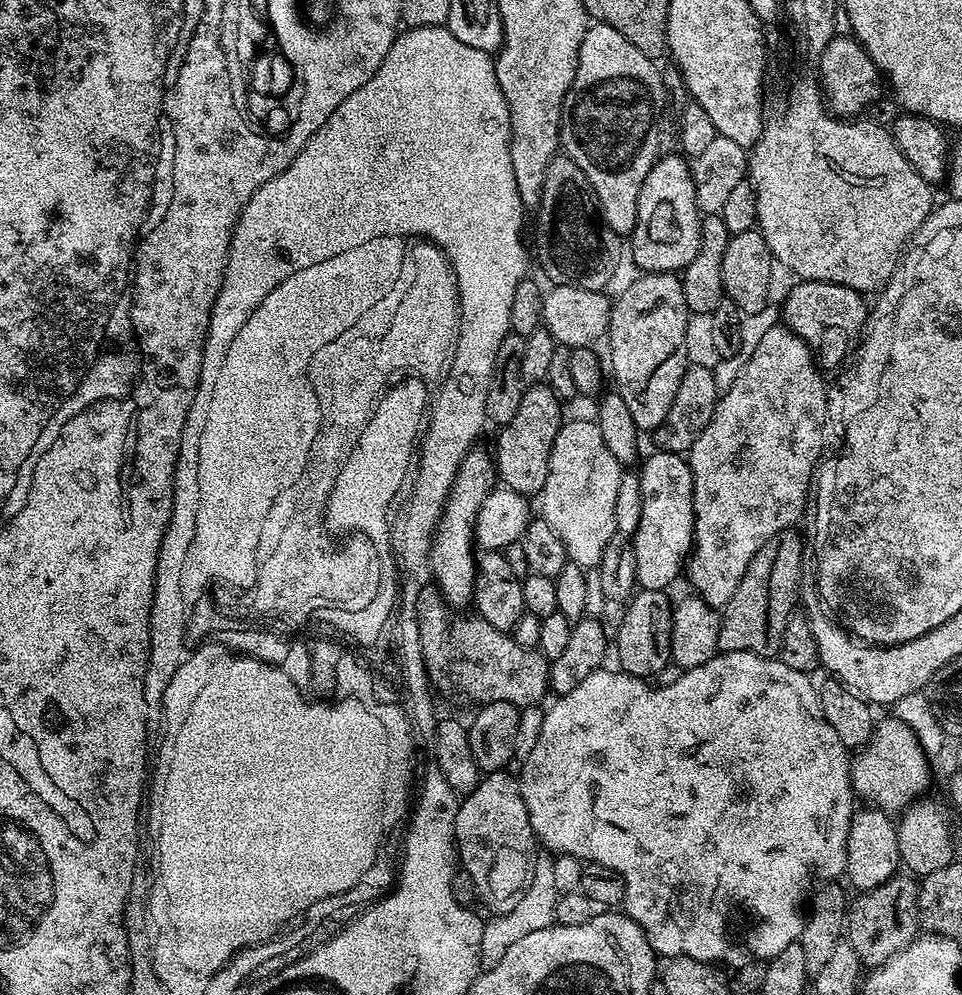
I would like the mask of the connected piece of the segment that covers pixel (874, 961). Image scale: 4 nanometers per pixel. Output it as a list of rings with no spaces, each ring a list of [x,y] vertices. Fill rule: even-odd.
[[[897,874],[882,882],[869,892],[860,892],[849,903],[846,917],[846,942],[854,946],[854,954],[858,954],[861,965],[865,969],[877,968],[894,954],[898,954],[905,946],[911,944],[918,936],[920,911],[918,910],[919,883],[911,875]]]

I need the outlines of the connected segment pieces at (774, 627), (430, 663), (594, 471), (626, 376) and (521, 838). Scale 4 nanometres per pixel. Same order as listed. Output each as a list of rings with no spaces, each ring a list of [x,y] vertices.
[[[779,536],[770,538],[758,554],[750,562],[742,582],[738,582],[738,590],[734,590],[734,598],[724,605],[718,630],[718,649],[720,652],[749,652],[759,656],[775,657],[780,650],[782,631],[778,630],[777,613],[765,611],[764,616],[748,616],[748,608],[756,607],[763,609],[770,601],[770,590],[773,588],[770,582],[770,569],[774,567],[774,557],[782,554],[782,541]]]
[[[432,586],[423,588],[419,589],[420,601],[414,615],[418,622],[428,683],[437,693],[448,692],[452,688],[454,695],[469,696],[476,706],[497,700],[510,702],[521,710],[534,707],[544,695],[549,695],[549,661],[539,651],[518,646],[509,633],[490,626],[490,622],[475,614],[457,615],[460,617],[452,624],[453,613],[439,591]]]
[[[595,419],[571,420],[560,425],[558,438],[554,438],[546,486],[538,494],[539,515],[562,538],[569,561],[591,570],[599,565],[606,542],[616,535],[614,502],[618,498],[622,465],[610,454],[610,446],[606,446]]]
[[[646,272],[637,275],[637,280],[621,294],[615,297],[606,341],[608,340],[608,356],[610,376],[616,379],[615,391],[622,394],[622,399],[634,417],[636,427],[641,433],[651,433],[670,414],[670,406],[678,394],[678,386],[682,382],[685,370],[690,366],[688,360],[688,320],[690,313],[686,306],[686,298],[682,294],[682,279],[671,272]]]
[[[508,770],[487,773],[479,786],[460,800],[454,818],[459,867],[474,878],[479,903],[484,903],[492,914],[509,912],[522,902],[538,851],[519,779],[510,773]]]

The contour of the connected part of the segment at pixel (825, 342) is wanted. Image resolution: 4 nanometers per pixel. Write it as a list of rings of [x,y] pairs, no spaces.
[[[800,280],[788,292],[784,300],[783,323],[806,346],[821,369],[836,368],[861,343],[870,308],[864,305],[865,297],[846,286],[817,280]]]

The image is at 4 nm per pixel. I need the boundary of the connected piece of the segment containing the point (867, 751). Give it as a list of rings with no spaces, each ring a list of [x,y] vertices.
[[[887,718],[875,725],[868,743],[851,757],[852,790],[871,807],[889,814],[900,814],[913,807],[928,788],[932,772],[928,755],[922,750],[914,730],[906,722]]]

